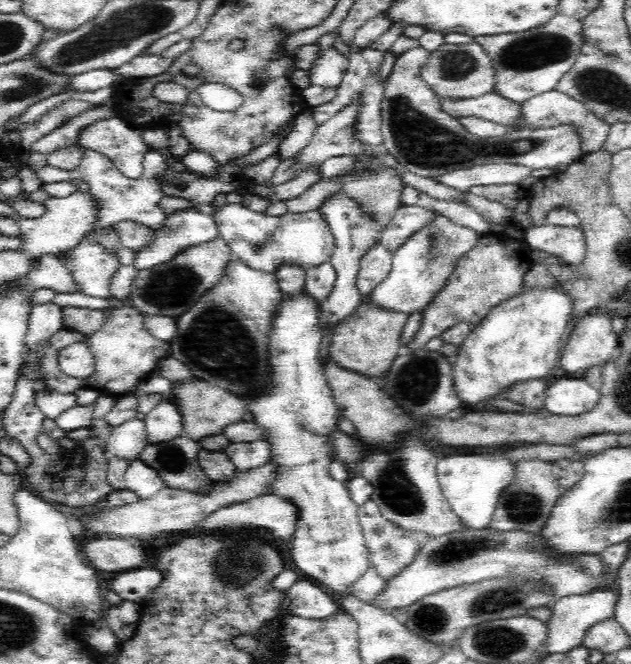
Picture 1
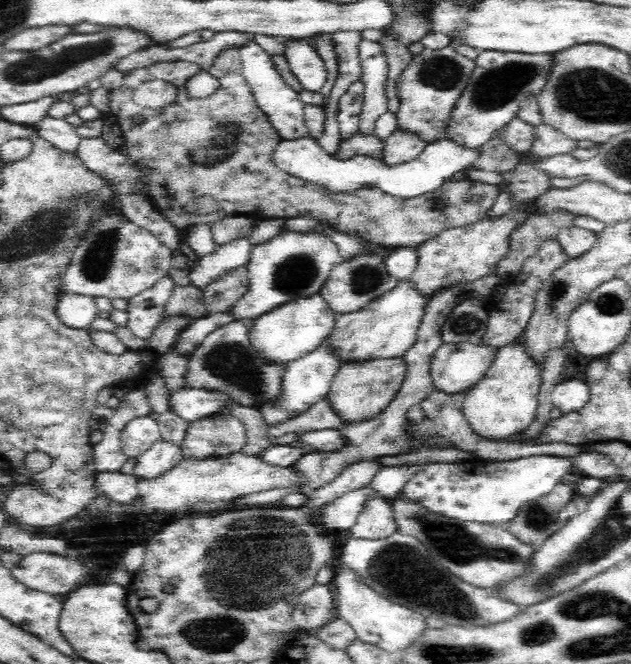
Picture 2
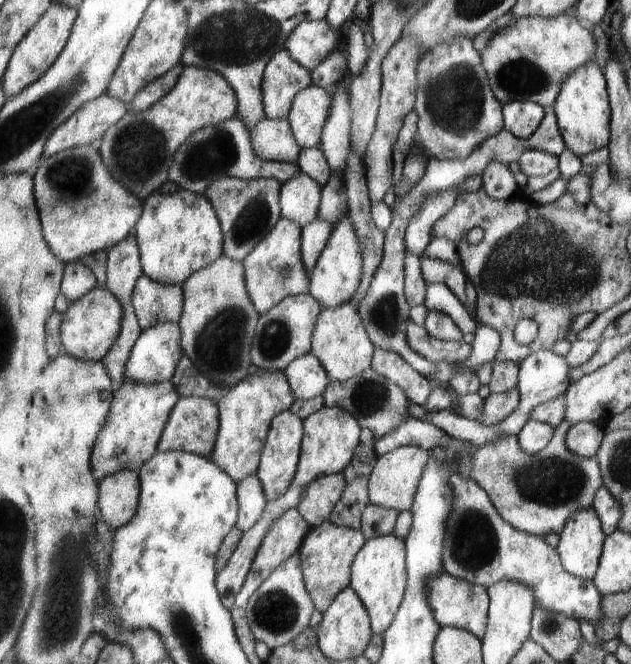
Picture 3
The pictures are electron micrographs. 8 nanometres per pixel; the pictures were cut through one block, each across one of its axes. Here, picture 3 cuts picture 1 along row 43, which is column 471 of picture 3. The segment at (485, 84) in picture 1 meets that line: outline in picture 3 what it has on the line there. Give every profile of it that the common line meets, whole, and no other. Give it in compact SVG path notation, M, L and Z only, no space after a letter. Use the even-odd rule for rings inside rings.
M565 420L556 430L549 446L538 455L522 450L517 437L500 437L483 447L469 444L474 448L474 456L471 466L467 467L466 476L472 477L490 495L491 503L514 528L537 537L560 536L573 513L592 509L595 492L602 487L602 472L596 458L579 457L567 448L566 439L570 431L571 424Z

